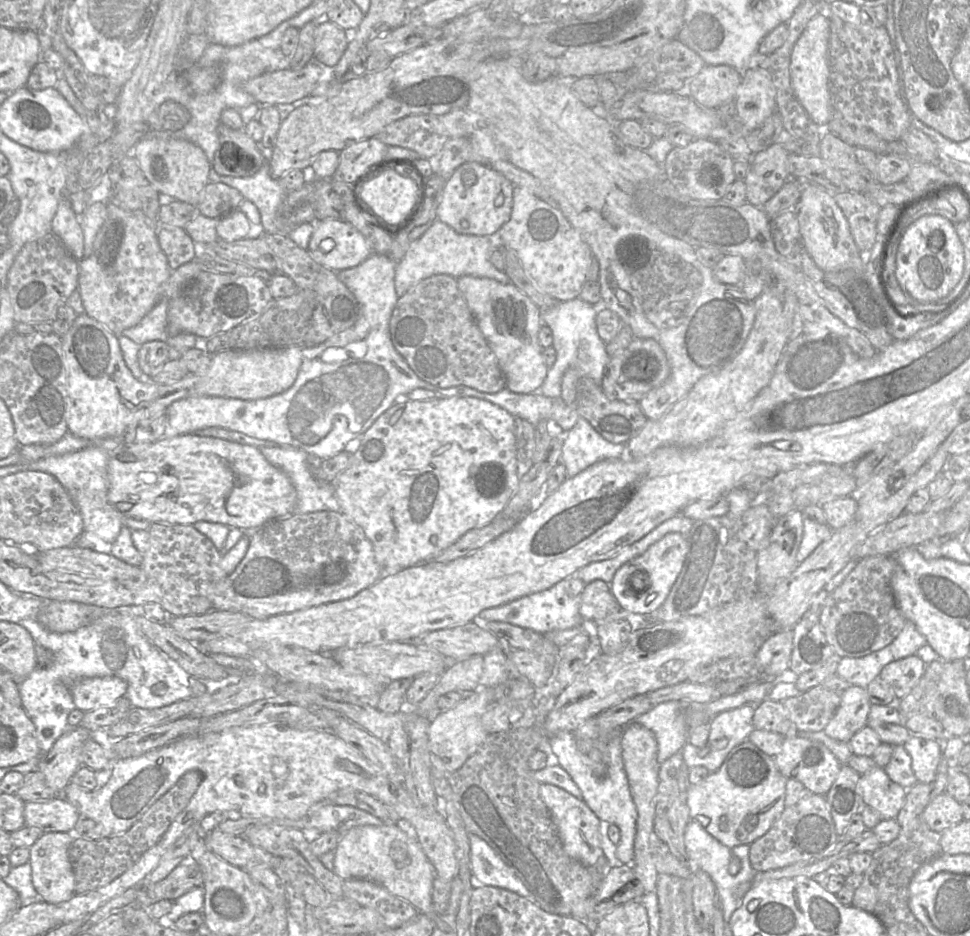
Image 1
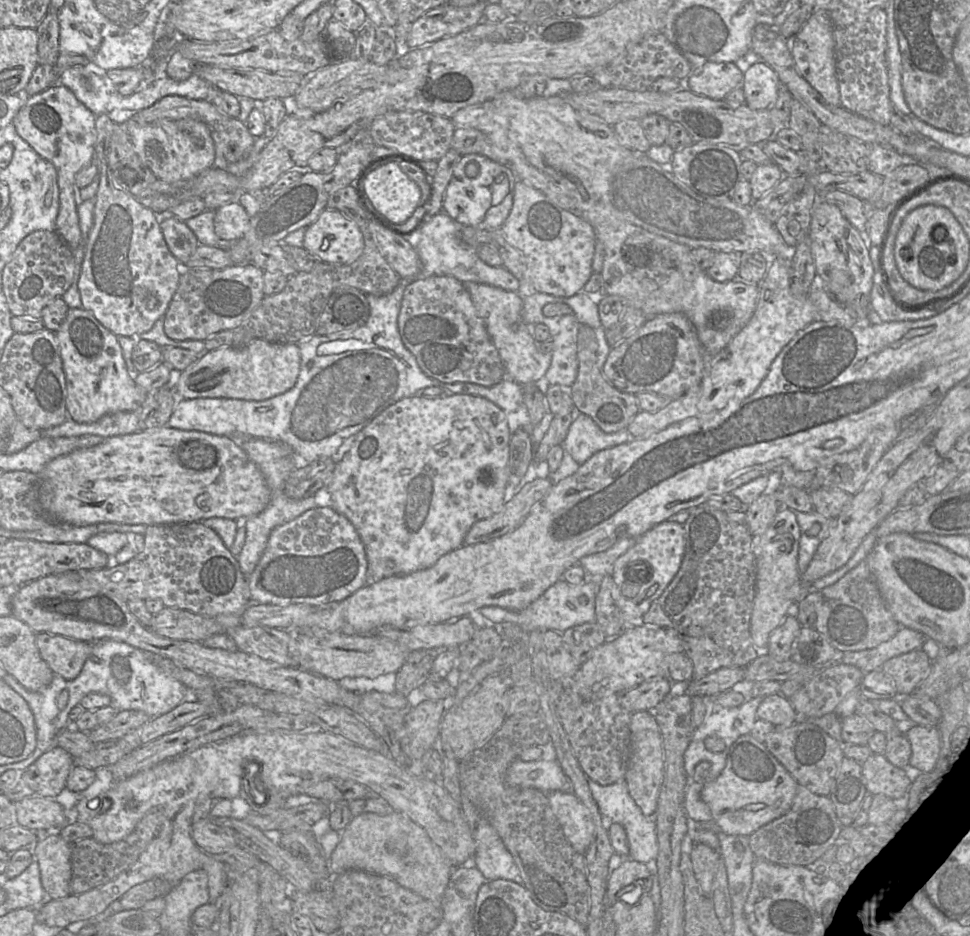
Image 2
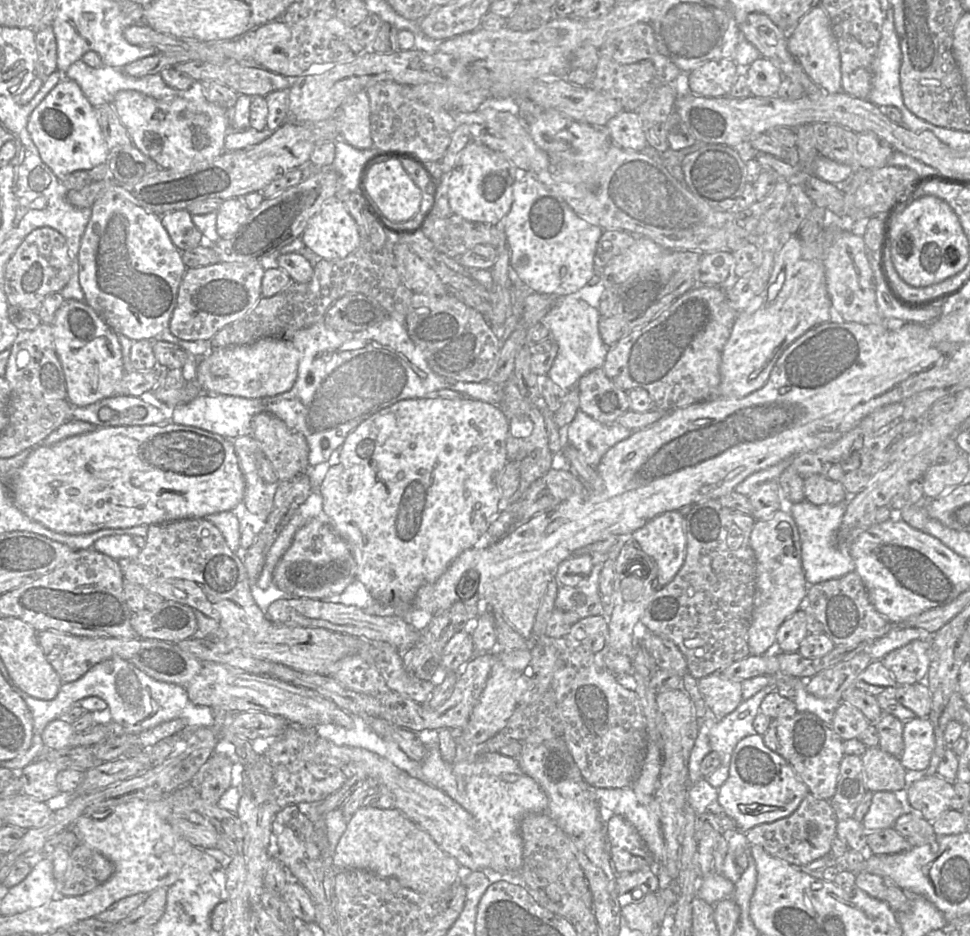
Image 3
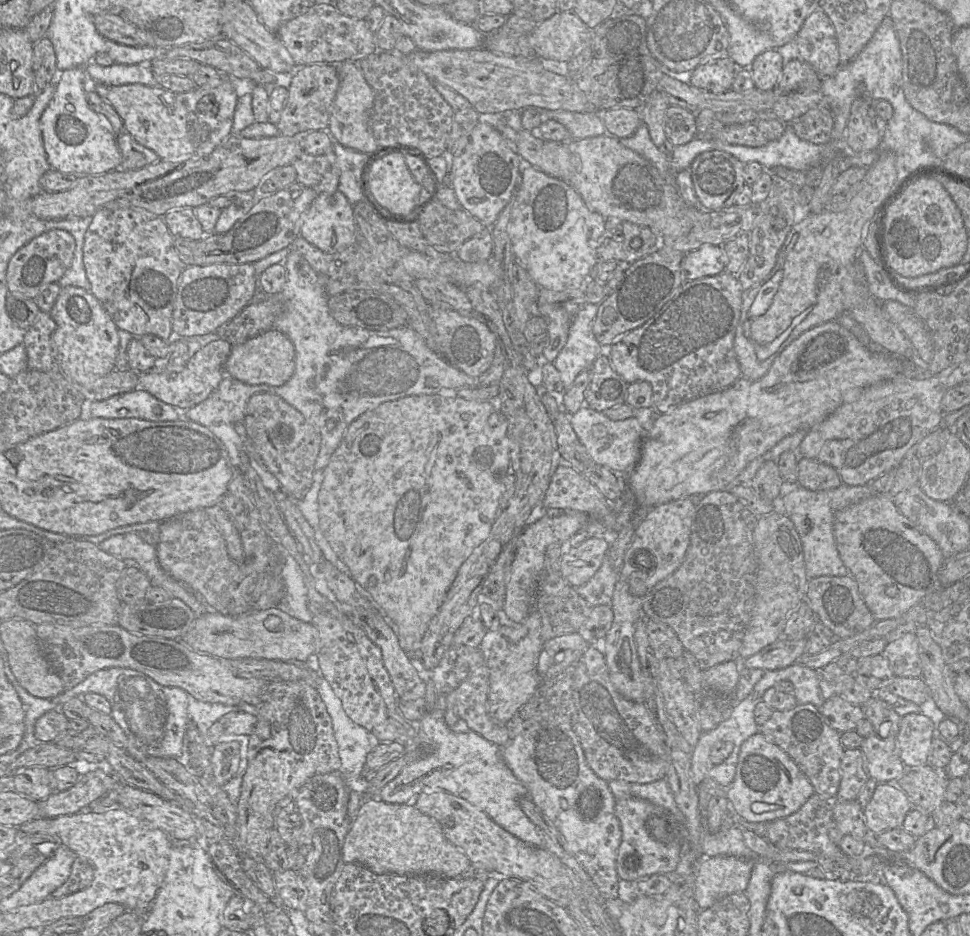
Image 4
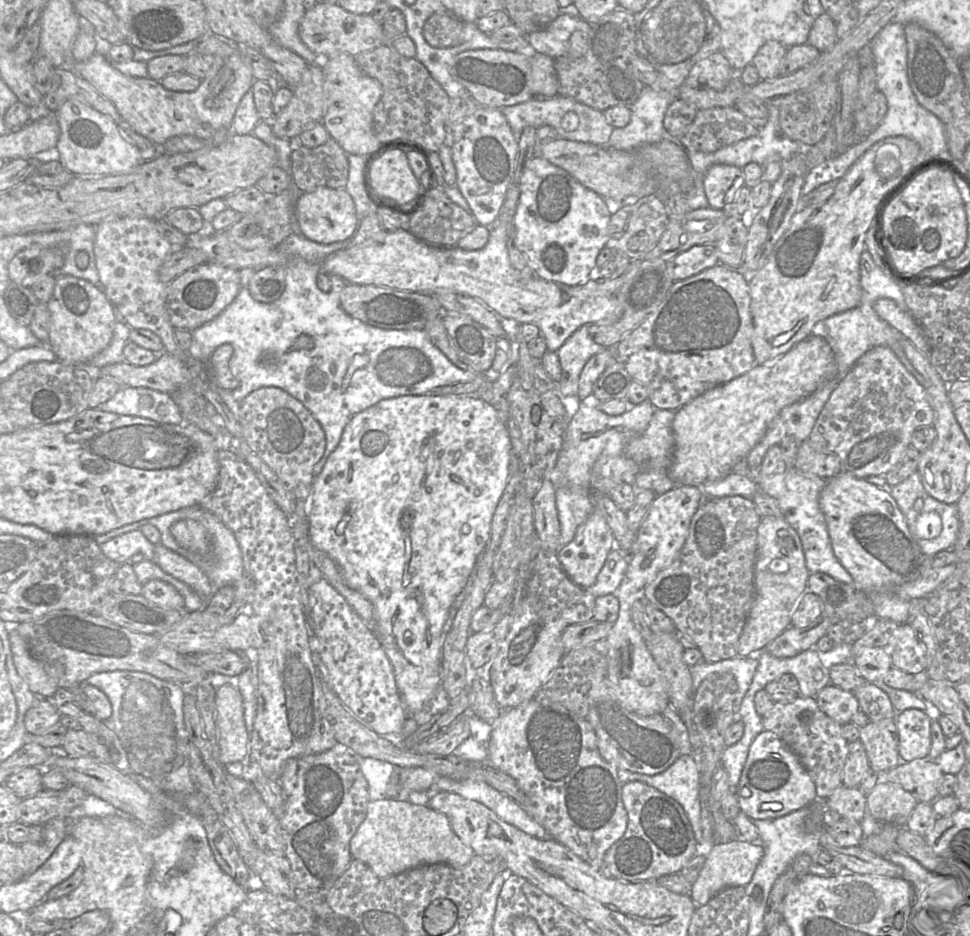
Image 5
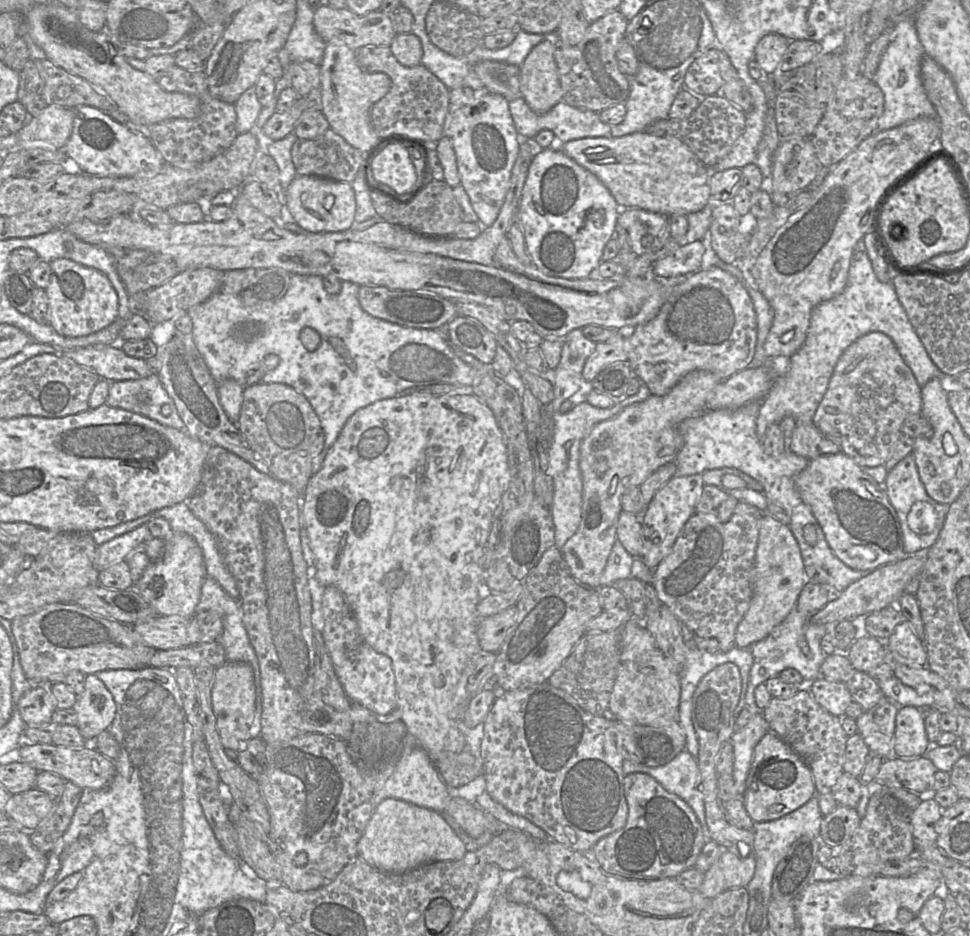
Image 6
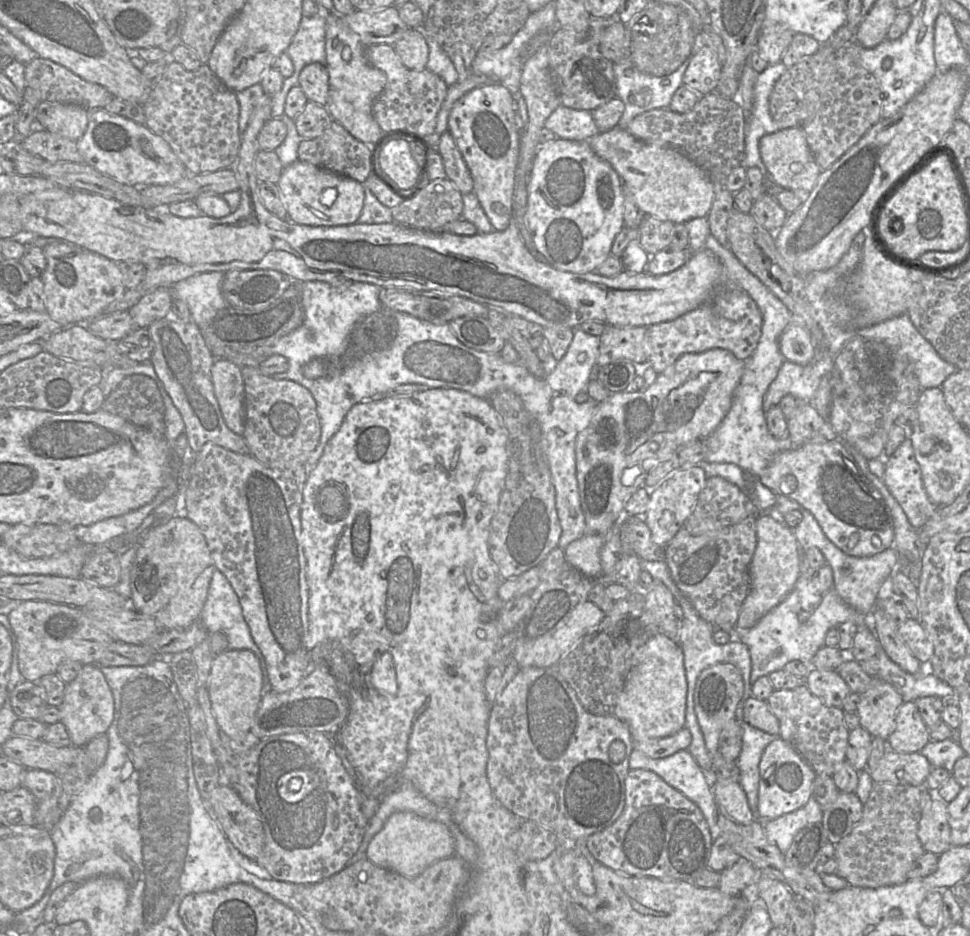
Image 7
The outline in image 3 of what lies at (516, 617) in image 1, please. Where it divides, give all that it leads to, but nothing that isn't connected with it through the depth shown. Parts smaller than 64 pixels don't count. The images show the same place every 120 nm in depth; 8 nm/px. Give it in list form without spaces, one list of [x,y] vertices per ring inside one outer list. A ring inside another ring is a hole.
[[[603,563],[595,564],[590,574],[576,586],[558,584],[555,608],[578,614],[579,620],[602,615],[603,607],[599,595],[599,575]]]

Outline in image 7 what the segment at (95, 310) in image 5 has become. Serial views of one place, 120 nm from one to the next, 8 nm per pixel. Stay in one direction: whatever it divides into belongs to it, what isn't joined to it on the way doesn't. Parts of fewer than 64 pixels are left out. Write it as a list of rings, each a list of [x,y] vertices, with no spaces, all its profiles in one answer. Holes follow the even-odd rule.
[[[53,241],[42,251],[47,261],[40,278],[44,284],[46,312],[62,327],[85,324],[102,316],[107,306],[127,290],[118,264],[103,255],[67,241]]]

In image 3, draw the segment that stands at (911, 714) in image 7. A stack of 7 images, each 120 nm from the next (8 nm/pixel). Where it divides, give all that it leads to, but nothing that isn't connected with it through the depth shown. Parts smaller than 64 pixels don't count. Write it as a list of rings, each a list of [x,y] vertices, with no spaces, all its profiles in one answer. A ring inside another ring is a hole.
[[[919,717],[903,723],[904,749],[901,763],[906,770],[925,770],[935,749],[933,724],[929,718]]]

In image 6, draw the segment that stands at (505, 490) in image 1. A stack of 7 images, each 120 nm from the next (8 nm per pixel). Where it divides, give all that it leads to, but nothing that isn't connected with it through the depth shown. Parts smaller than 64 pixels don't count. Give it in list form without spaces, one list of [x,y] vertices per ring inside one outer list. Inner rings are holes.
[[[455,386],[451,392],[444,395],[398,395],[357,410],[348,419],[329,449],[321,469],[311,476],[301,501],[302,527],[310,541],[317,579],[324,587],[336,586],[341,590],[365,641],[376,651],[391,658],[395,672],[397,706],[391,713],[375,714],[349,698],[351,717],[355,724],[345,744],[356,765],[364,772],[379,770],[381,766],[396,763],[401,744],[422,748],[432,761],[442,753],[460,753],[465,748],[466,731],[470,729],[465,727],[463,717],[468,705],[457,700],[456,691],[471,658],[482,651],[477,636],[481,620],[477,614],[477,604],[491,594],[485,582],[485,546],[493,517],[497,511],[500,512],[502,496],[509,481],[509,464],[503,433],[490,408],[472,393],[470,386]]]

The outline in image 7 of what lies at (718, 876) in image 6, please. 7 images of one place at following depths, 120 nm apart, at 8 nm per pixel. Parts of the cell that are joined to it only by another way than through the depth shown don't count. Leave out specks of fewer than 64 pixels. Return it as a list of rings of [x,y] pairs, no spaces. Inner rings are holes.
[[[739,858],[731,867],[720,872],[718,890],[729,896],[738,896],[758,876],[756,868],[746,859]]]

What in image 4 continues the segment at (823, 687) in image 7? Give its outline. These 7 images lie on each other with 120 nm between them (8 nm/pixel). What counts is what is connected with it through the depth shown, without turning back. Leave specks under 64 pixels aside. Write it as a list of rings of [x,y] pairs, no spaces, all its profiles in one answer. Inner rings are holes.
[[[833,695],[818,709],[827,723],[839,733],[855,730],[865,718],[861,706],[851,704],[839,695]]]

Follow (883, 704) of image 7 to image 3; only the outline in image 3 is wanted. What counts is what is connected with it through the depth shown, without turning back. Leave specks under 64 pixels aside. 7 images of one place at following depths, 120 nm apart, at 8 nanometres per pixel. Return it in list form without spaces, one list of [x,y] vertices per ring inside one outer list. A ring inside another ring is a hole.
[[[878,746],[867,748],[861,758],[867,791],[897,793],[905,789],[906,769],[900,757],[893,756]]]

